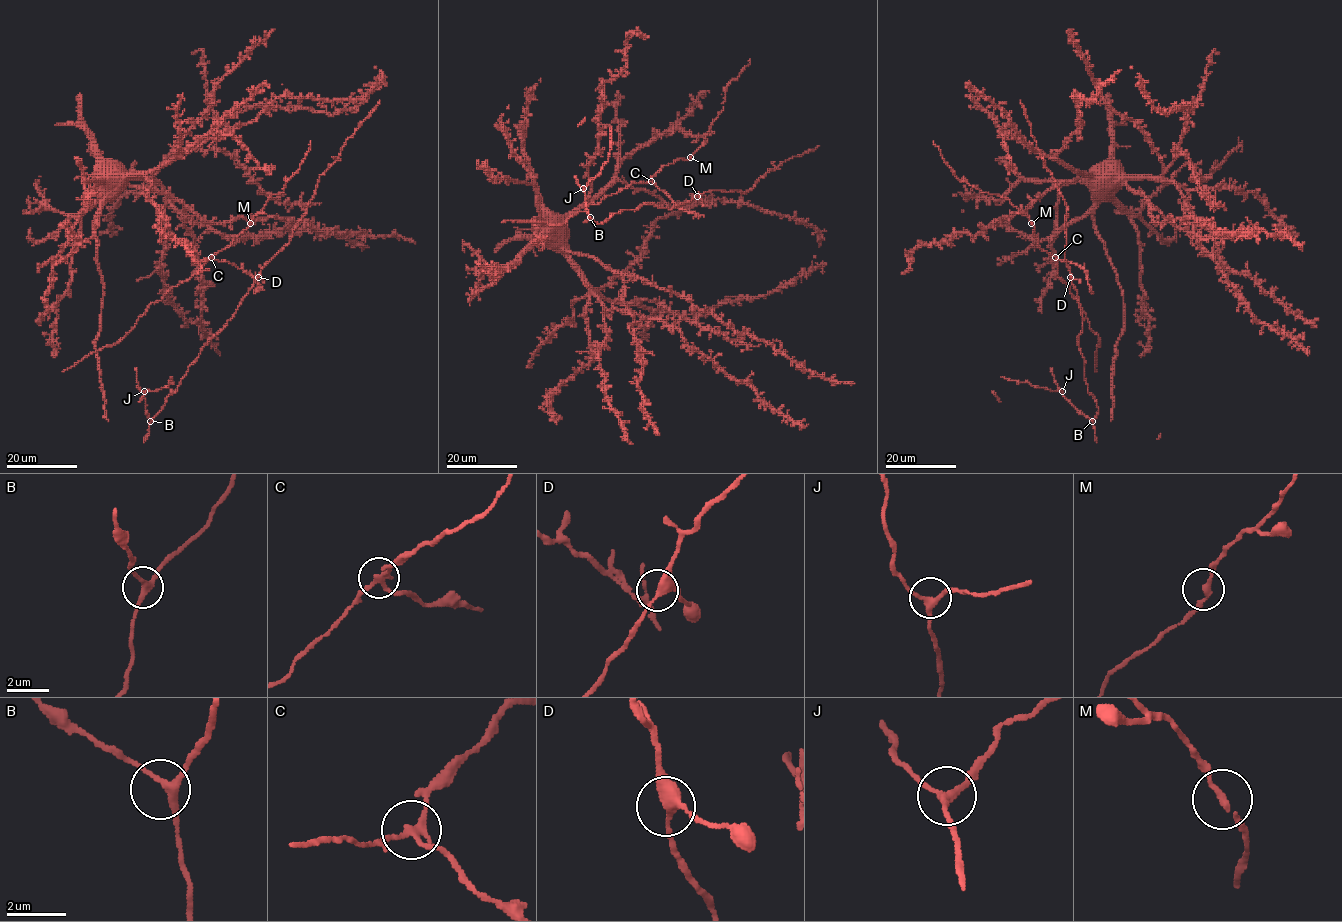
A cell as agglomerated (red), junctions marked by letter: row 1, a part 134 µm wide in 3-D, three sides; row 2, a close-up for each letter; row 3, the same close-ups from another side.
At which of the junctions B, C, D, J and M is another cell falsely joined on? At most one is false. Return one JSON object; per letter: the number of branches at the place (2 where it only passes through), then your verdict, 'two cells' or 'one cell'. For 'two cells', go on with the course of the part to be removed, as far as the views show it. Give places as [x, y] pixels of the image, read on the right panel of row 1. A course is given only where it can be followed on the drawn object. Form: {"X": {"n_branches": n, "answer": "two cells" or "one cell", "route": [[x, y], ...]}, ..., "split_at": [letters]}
{"B": {"n_branches": 3, "answer": "one cell"}, "C": {"n_branches": 3, "answer": "two cells", "route": [[1055, 257], [1078, 265], [1085, 271], [1092, 293]]}, "D": {"n_branches": 3, "answer": "one cell"}, "J": {"n_branches": 3, "answer": "one cell"}, "M": {"n_branches": 2, "answer": "one cell"}, "split_at": ["C"]}

